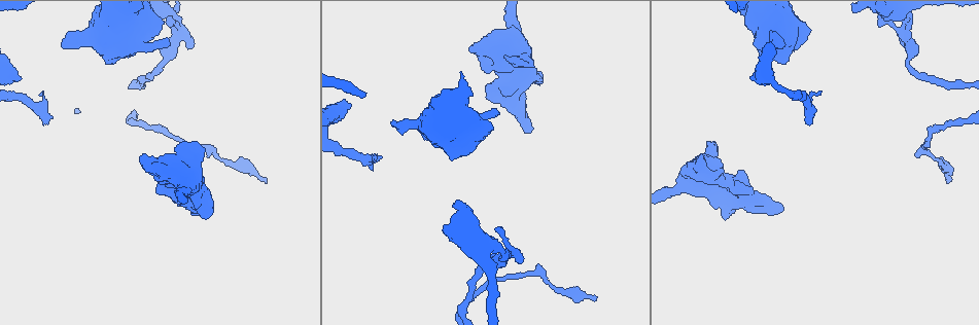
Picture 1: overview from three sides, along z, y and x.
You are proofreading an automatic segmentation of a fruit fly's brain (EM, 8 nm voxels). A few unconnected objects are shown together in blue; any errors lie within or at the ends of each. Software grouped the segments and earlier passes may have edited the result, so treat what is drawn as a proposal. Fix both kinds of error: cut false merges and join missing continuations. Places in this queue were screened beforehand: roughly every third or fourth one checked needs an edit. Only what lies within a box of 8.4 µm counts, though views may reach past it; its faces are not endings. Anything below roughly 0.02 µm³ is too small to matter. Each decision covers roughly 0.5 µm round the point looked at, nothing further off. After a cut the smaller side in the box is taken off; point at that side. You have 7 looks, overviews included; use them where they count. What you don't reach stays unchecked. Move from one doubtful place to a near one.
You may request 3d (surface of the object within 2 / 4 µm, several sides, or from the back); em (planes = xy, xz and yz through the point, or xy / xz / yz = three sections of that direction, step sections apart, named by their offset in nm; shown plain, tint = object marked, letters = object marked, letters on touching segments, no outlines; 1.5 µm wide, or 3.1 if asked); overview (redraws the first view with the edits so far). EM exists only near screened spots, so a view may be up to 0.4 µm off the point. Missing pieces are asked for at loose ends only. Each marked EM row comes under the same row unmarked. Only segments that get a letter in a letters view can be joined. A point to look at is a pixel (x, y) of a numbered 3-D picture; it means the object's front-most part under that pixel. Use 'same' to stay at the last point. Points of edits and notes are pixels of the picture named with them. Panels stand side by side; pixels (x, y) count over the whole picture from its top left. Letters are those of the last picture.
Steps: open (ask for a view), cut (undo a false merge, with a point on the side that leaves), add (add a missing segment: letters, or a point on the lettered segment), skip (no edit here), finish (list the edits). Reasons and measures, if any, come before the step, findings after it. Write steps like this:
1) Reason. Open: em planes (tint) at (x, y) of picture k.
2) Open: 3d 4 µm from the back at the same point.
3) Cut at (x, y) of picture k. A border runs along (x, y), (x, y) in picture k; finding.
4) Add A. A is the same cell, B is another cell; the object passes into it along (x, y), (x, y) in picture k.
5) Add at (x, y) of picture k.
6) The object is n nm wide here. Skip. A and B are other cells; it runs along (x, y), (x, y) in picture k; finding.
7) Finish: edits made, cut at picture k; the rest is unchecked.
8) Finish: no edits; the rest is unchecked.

Branch stops here. Open: em xz step 8 (letters) at (391, 124) of picture 1.

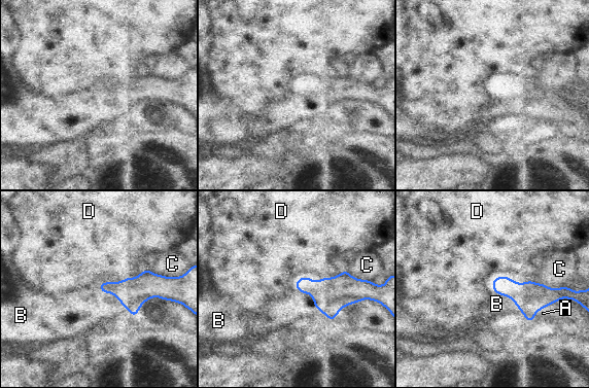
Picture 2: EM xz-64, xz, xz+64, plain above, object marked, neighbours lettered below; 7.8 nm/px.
Another direction. Open: em planes (letters) at the same point.

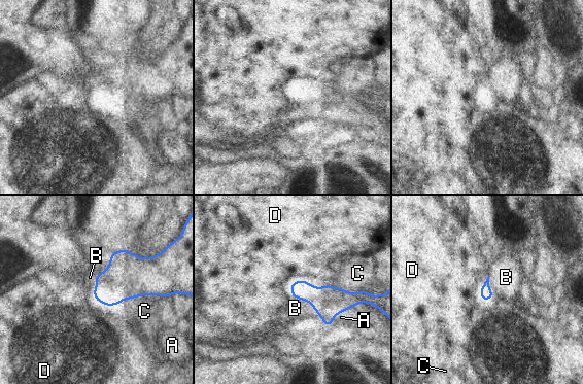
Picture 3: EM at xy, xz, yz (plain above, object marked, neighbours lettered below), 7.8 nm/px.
Add B. B is the same cell, A, C and D are other cells; the object passes into it along (328, 301), (308, 301), (295, 308) in picture 3; it goes on there.

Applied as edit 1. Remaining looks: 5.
Stops while still wide. Open: 3d 4 µm at (726, 219) of picture 1.

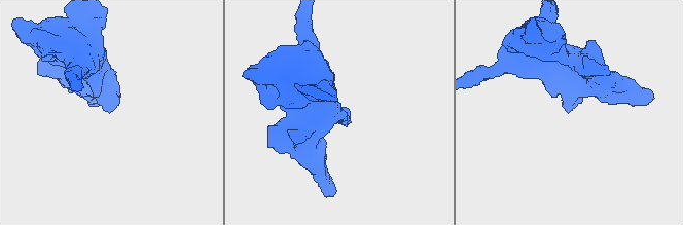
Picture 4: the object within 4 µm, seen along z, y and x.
Shape alone is not enough. Open: em 3.1 µm planes (letters) at (569, 111) of picture 4.

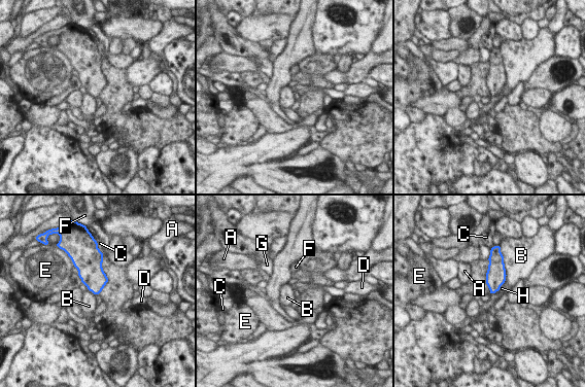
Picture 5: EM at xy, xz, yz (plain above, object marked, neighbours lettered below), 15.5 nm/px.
Skip. A, B, C, D, E, F, G and H are other cells; a border runs along (501, 287), (491, 294) in picture 5; none of them fits.

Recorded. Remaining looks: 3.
Stops while still wide. Open: em planes (tint) at (707, 142) of picture 1.

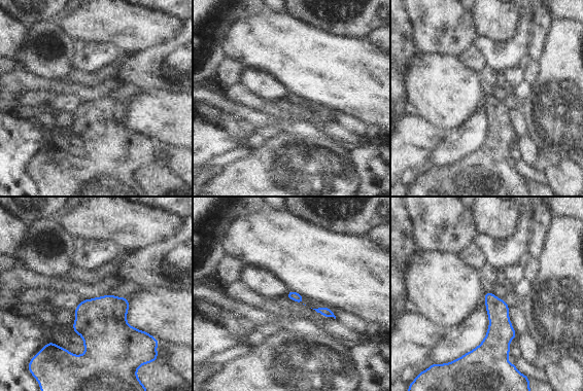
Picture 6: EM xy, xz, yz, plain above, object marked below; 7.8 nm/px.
Open: em planes (letters) at the same point.

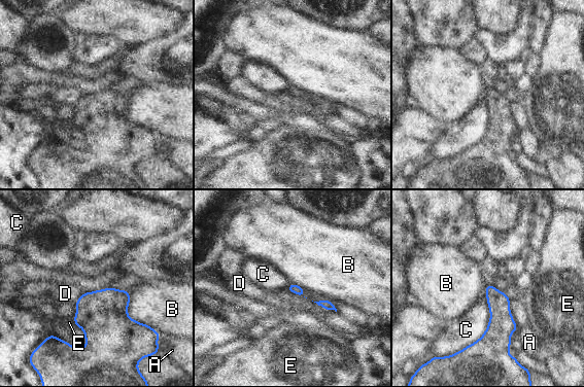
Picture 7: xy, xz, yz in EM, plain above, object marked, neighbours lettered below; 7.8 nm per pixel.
Skip. A, B, C, D and E are other cells; a border runs along (126, 290), (128, 315), (153, 328) in picture 7; none of them fits.

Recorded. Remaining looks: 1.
Finish: edits made, add at picture 3; the rest is unchecked.

